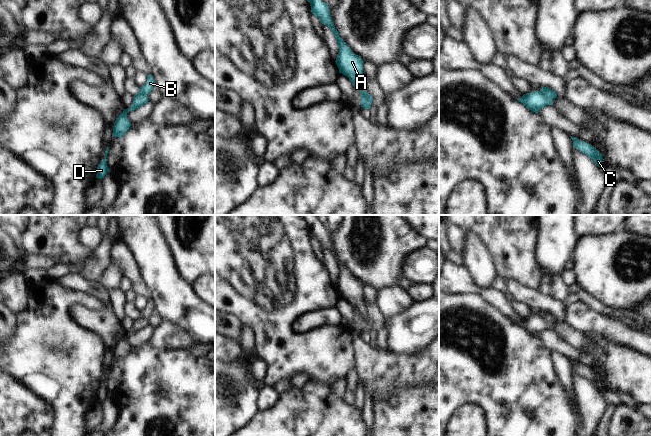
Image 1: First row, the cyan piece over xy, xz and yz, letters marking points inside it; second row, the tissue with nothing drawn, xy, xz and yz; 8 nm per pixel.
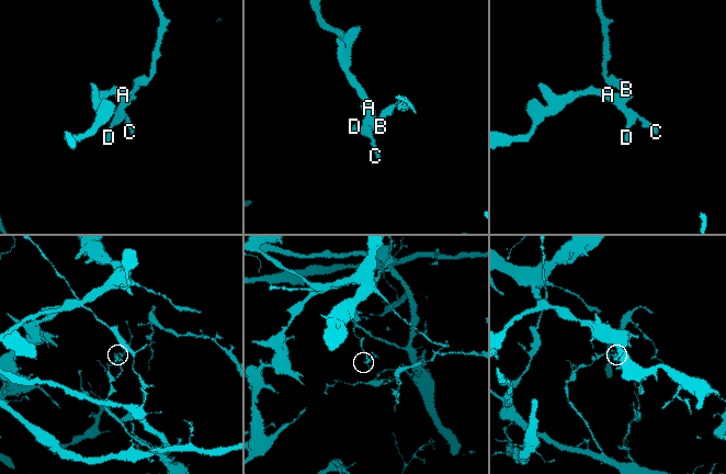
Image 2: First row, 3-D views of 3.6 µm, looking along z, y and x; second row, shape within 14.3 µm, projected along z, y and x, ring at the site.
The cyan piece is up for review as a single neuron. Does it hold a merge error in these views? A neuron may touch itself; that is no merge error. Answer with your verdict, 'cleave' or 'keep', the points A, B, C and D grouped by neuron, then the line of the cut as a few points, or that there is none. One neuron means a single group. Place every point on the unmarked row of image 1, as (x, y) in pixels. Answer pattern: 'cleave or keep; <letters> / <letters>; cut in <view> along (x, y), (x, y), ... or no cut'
cleave; A C D / B; cut in yz along (539, 315), (553, 322)

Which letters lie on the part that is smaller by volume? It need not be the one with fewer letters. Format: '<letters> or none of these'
B

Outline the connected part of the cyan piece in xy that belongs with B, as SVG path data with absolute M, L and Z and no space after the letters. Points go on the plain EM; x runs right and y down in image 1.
M152 298L147 299L147 304L144 309L139 311L139 317L147 319L155 309L155 304Z

